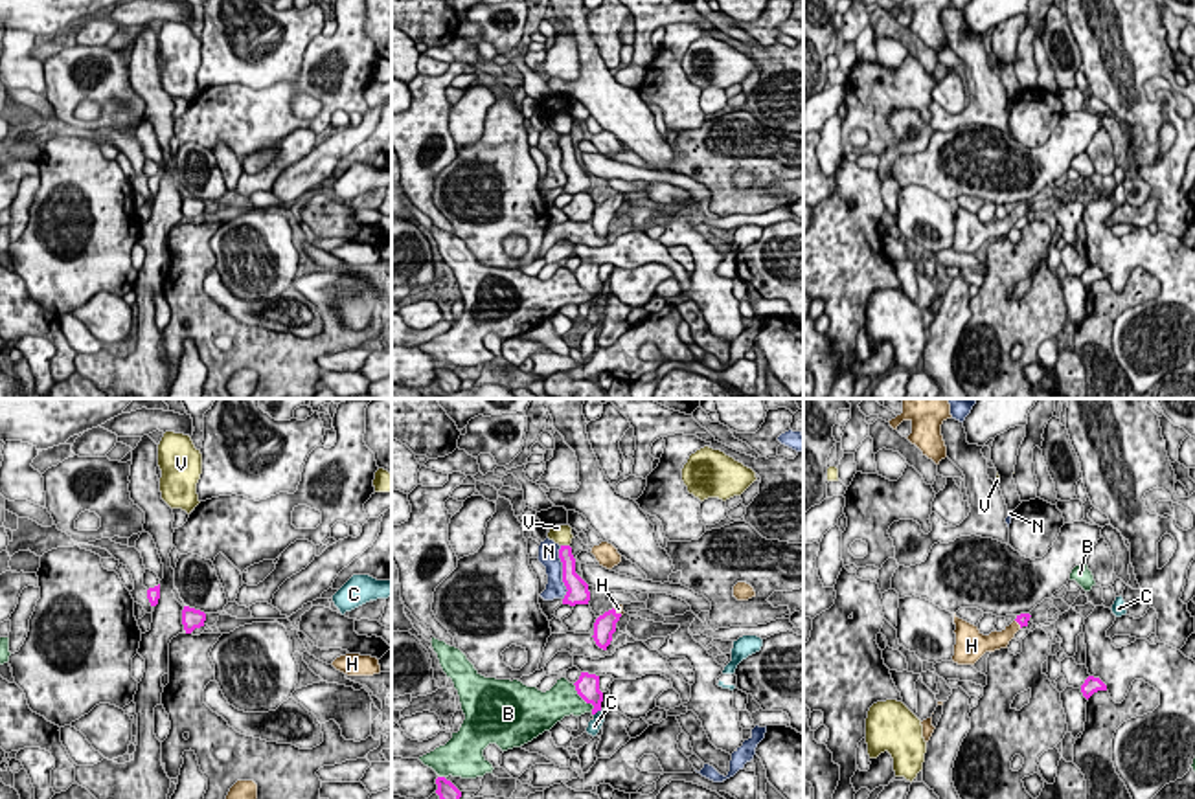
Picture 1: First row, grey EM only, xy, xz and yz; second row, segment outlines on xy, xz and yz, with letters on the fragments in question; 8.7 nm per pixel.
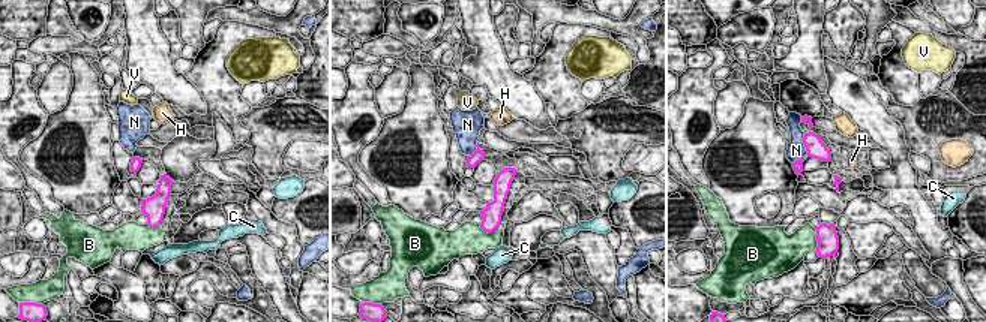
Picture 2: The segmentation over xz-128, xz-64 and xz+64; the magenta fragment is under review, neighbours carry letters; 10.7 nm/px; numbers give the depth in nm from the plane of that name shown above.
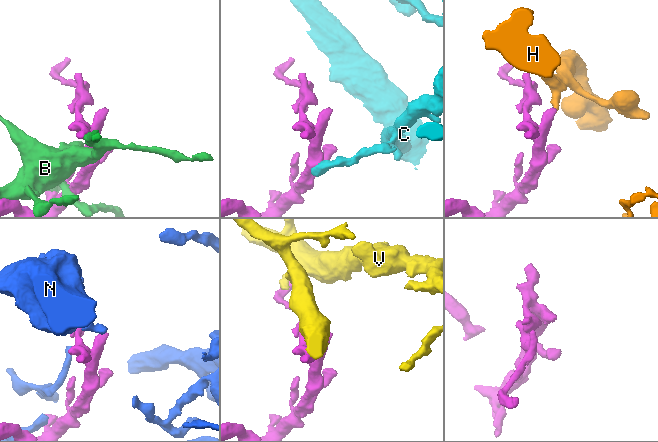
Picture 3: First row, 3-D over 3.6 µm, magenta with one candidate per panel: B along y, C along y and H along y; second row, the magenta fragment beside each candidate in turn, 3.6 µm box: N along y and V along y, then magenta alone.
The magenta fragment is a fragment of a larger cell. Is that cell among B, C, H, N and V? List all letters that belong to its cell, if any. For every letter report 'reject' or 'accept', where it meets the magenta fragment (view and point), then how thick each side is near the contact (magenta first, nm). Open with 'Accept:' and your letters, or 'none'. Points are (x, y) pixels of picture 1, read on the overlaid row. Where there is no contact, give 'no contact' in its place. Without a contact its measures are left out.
Accept: H
B: reject; meets magenta in xz at (583, 698); 200 nm thick on the magenta side, 300 nm on the other
C: reject; meets magenta in xz at (598, 709); 200 nm thick on the magenta side, 120 nm on the other
H: accept; meets magenta in xz at (618, 614); 190 nm thick on the magenta side, 70 nm on the other
N: reject; meets magenta in xz at (563, 573); 190 nm thick on the magenta side, 190 nm on the other
V: reject; meets magenta in xz at (565, 546); 130 nm thick on the magenta side, 170 nm on the other

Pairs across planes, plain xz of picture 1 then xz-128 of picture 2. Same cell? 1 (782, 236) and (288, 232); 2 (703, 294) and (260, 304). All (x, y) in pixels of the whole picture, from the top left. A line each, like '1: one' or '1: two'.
1: two
2: two

